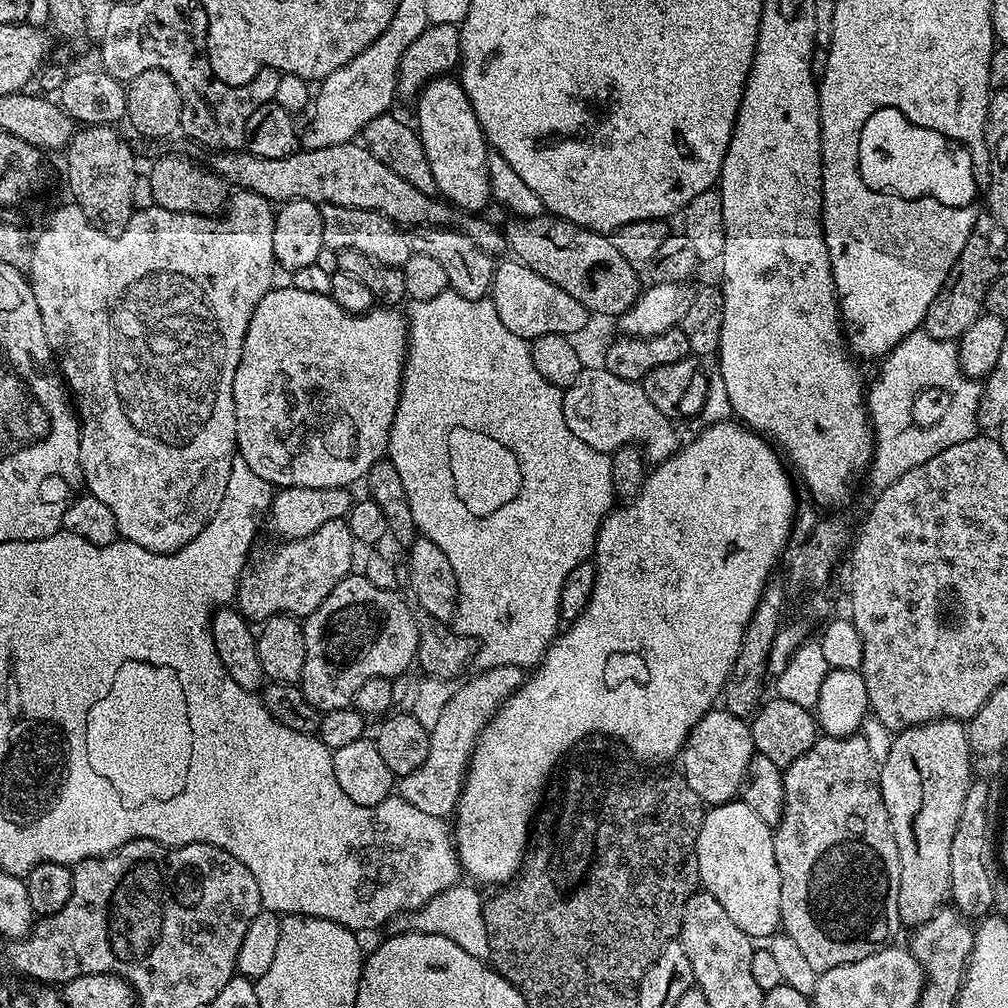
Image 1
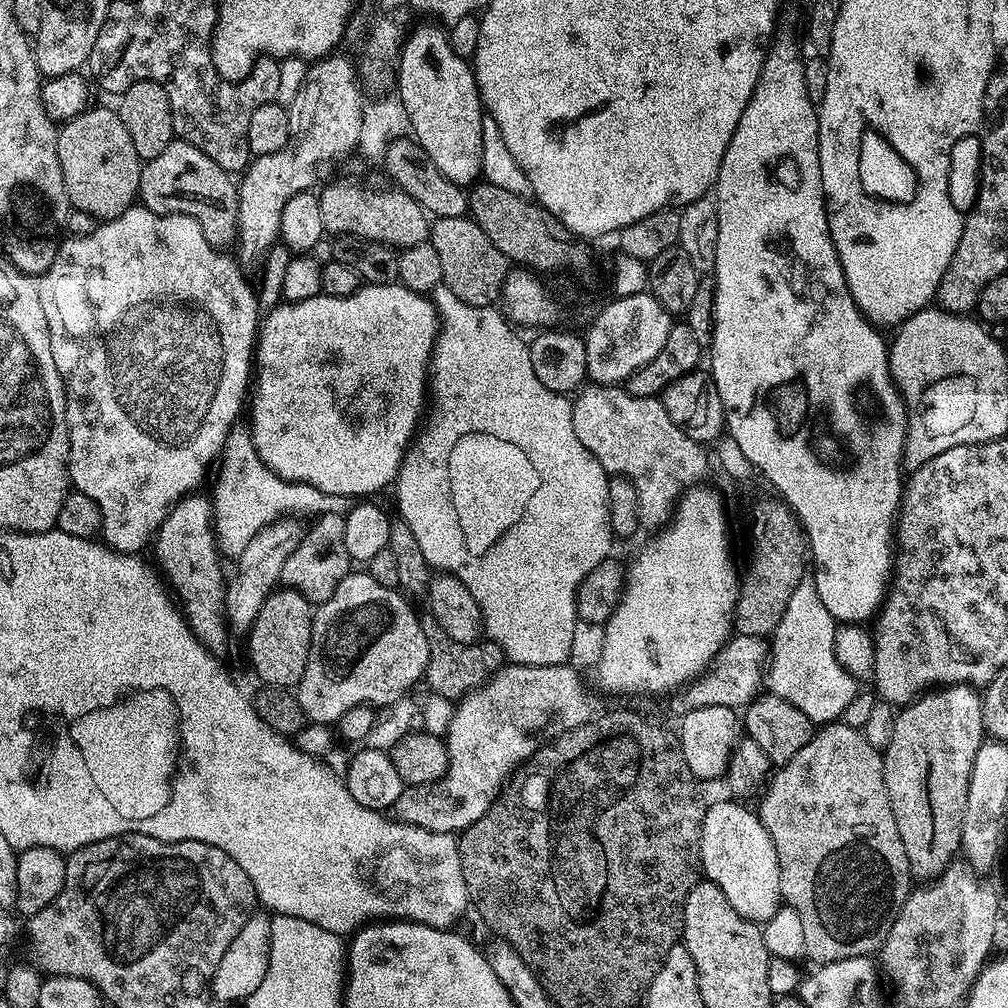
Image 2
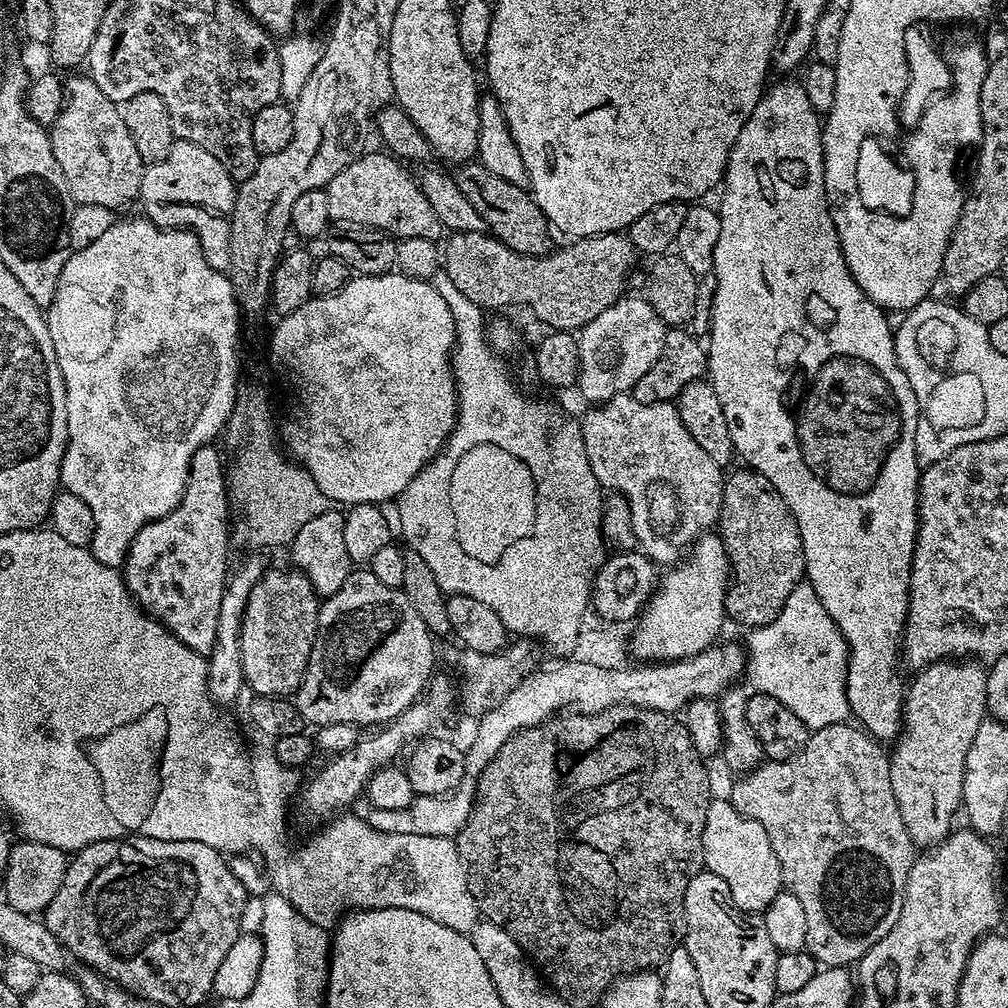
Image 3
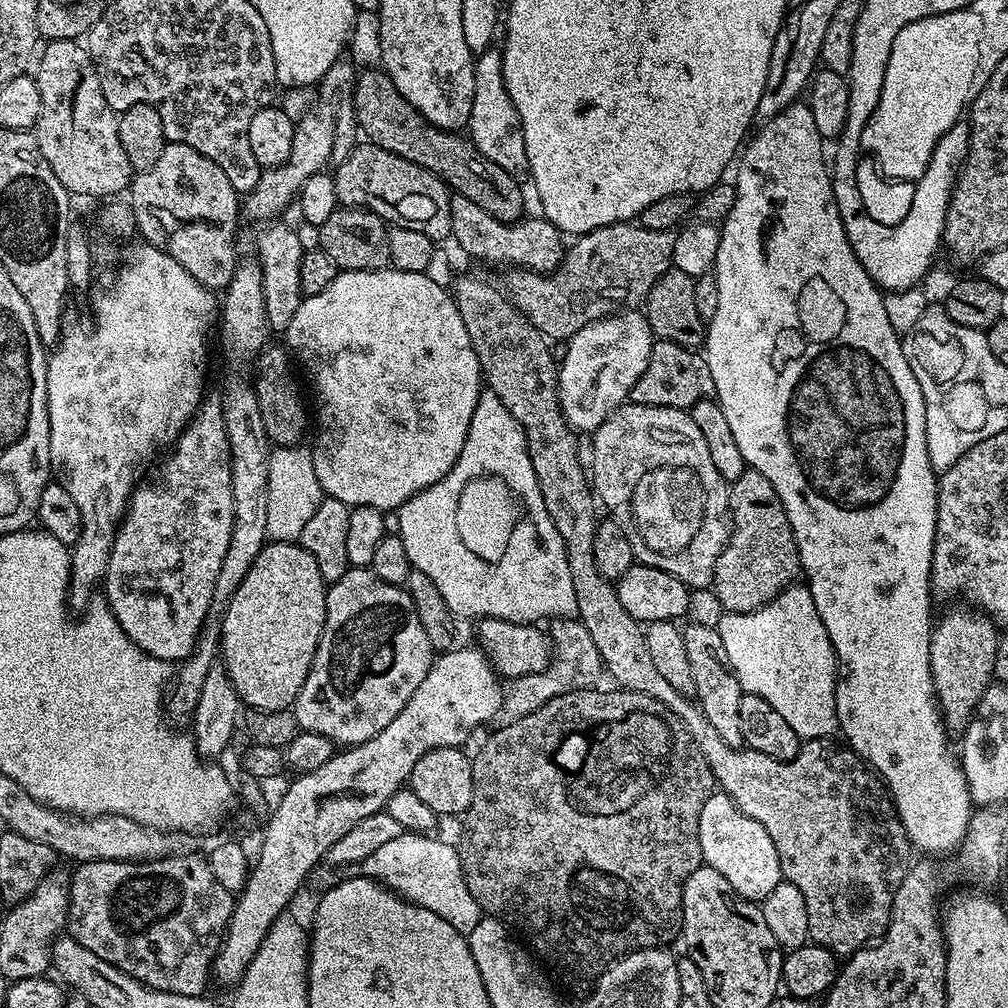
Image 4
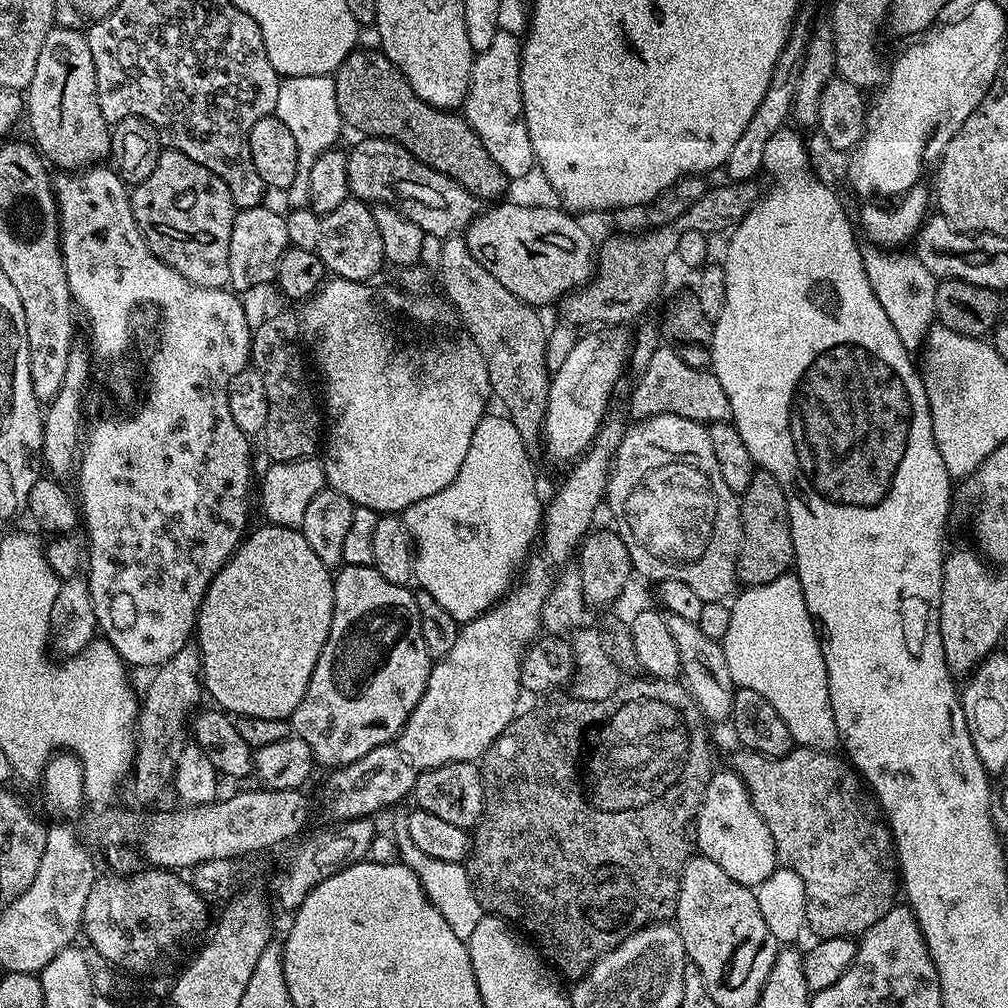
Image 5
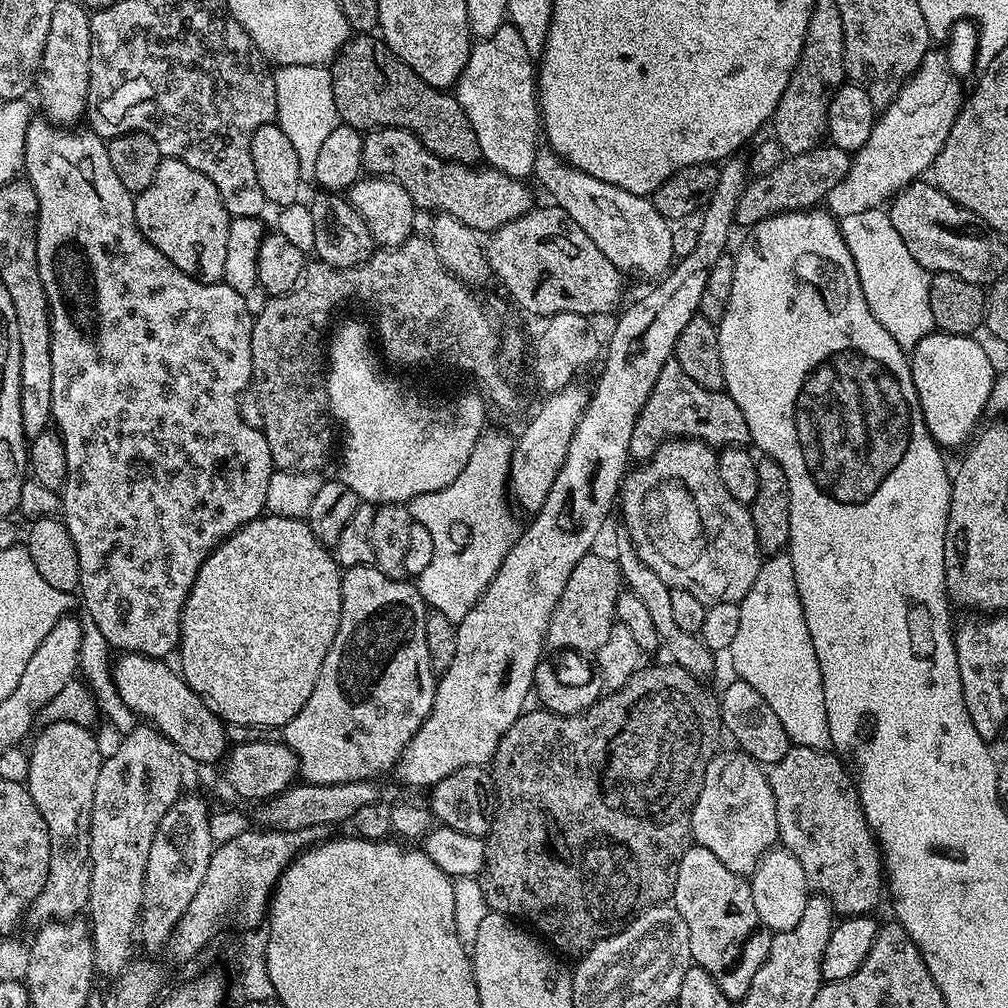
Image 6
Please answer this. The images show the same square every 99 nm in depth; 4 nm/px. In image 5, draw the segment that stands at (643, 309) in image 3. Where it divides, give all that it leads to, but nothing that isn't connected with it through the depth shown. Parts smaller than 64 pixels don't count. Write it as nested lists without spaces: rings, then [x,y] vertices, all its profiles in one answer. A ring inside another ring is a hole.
[[[592,330],[589,336],[581,335],[560,369],[551,373],[549,386],[549,405],[543,428],[542,444],[556,460],[575,461],[592,447],[593,440],[600,432],[600,425],[609,415],[608,403],[612,400],[612,391],[624,372],[624,364],[630,360],[630,336],[624,330]]]

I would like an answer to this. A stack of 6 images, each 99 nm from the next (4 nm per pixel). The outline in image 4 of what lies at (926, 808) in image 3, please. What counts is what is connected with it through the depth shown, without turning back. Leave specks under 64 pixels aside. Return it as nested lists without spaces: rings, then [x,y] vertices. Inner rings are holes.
[[[971,606],[960,607],[964,608],[952,608],[941,620],[939,617],[935,621],[930,642],[930,674],[934,680],[936,700],[940,704],[940,714],[944,717],[944,727],[956,734],[963,733],[967,728],[982,694],[993,683],[996,654],[1001,649],[994,621]]]

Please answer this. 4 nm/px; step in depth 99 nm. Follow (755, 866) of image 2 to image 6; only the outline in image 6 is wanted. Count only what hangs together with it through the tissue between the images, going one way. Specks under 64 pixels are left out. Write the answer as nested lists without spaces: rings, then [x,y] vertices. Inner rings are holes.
[[[731,751],[717,752],[706,766],[706,778],[692,811],[692,838],[699,847],[710,850],[722,866],[747,877],[777,843],[778,818],[765,769],[746,753]]]

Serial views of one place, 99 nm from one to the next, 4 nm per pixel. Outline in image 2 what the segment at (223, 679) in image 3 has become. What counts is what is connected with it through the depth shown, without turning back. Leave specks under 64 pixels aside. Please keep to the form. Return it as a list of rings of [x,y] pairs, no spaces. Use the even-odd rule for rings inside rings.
[[[281,518],[270,522],[246,545],[246,550],[235,557],[236,573],[231,573],[226,584],[226,598],[224,599],[224,614],[233,633],[247,633],[258,618],[258,610],[266,602],[271,592],[277,591],[280,584],[282,566],[286,566],[286,558],[298,550],[300,541],[306,531],[305,525],[300,525],[296,518]]]

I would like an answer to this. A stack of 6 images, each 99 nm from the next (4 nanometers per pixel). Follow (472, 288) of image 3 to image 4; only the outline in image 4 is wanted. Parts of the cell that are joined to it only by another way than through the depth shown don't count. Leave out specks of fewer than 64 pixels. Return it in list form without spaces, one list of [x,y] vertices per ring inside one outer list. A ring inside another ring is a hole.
[[[638,222],[602,226],[598,230],[575,237],[567,245],[560,265],[550,273],[509,271],[512,273],[508,276],[506,295],[541,335],[552,342],[567,342],[574,334],[578,334],[578,330],[582,330],[582,326],[590,326],[590,322],[643,305],[654,284],[662,278],[665,271],[673,267],[672,255],[676,235],[675,231],[646,230]]]

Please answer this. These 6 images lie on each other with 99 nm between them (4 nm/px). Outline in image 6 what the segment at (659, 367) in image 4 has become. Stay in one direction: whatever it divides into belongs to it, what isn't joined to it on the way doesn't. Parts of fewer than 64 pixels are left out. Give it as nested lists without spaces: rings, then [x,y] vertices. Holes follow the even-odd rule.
[[[671,359],[662,366],[658,382],[654,382],[654,390],[650,398],[646,398],[638,422],[634,422],[634,434],[630,434],[630,457],[636,462],[649,460],[660,445],[677,438],[698,438],[719,450],[747,445],[752,435],[742,410],[738,410],[738,402],[734,402],[727,391],[703,389],[686,375],[675,359]]]

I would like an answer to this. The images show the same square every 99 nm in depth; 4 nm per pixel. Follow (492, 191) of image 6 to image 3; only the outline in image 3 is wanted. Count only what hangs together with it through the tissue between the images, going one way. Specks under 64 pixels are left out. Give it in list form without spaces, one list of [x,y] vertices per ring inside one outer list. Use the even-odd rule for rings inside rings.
[[[365,151],[357,156],[354,162],[350,162],[350,166],[338,170],[338,174],[334,174],[334,178],[330,178],[330,182],[324,185],[323,190],[329,211],[329,221],[340,226],[377,228],[380,232],[387,232],[389,236],[397,241],[406,238],[426,238],[427,240],[439,241],[445,235],[446,229],[441,224],[438,214],[434,214],[430,202],[426,202],[426,194],[422,194],[417,177],[415,175],[411,176],[404,169],[407,167],[397,157],[387,151],[379,151]]]

